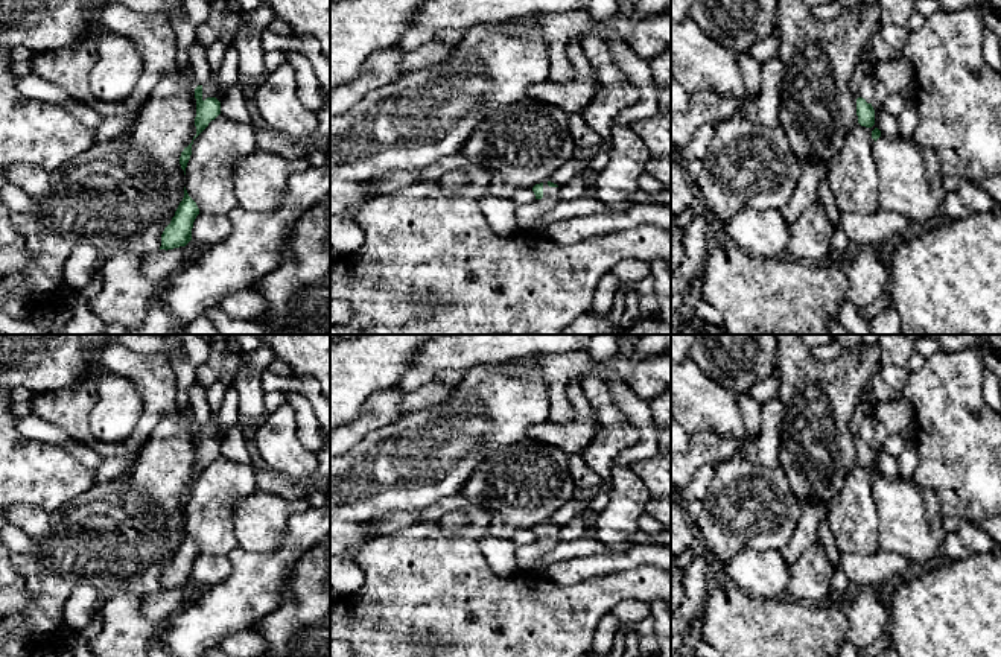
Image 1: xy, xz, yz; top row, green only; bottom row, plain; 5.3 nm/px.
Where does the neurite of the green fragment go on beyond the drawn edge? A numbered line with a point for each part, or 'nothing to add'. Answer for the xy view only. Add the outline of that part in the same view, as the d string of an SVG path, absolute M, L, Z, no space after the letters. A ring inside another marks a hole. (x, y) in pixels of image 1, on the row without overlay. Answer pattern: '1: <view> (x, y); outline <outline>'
1: xy (215, 394); outline M221 382L214 383L211 388L207 389L210 420L205 424L202 424L202 441L205 441L207 438L214 438L216 432L222 429L218 412L219 412L219 408L222 405L227 389L228 386Z

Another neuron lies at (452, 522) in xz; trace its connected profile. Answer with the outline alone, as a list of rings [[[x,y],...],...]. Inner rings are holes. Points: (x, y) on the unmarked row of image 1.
[[[447,513],[440,520],[440,528],[444,534],[459,534],[467,526],[467,516],[464,513]]]

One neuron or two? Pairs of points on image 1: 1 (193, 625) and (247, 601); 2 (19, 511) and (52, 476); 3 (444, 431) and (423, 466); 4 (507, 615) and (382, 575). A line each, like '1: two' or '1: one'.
1: one
2: two
3: one
4: one

